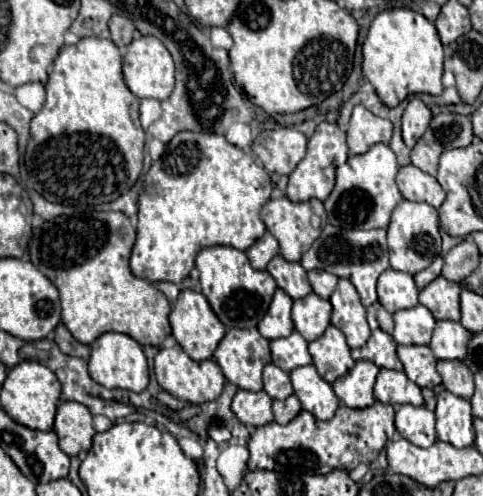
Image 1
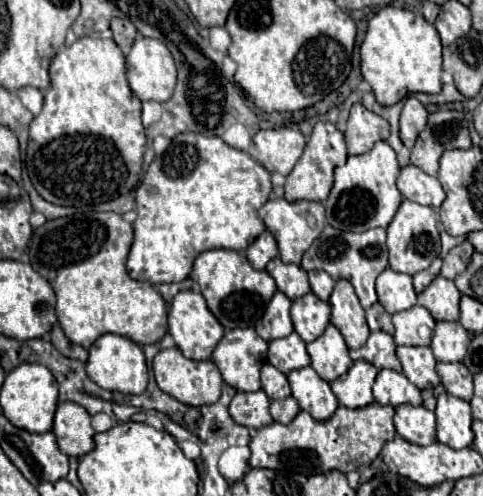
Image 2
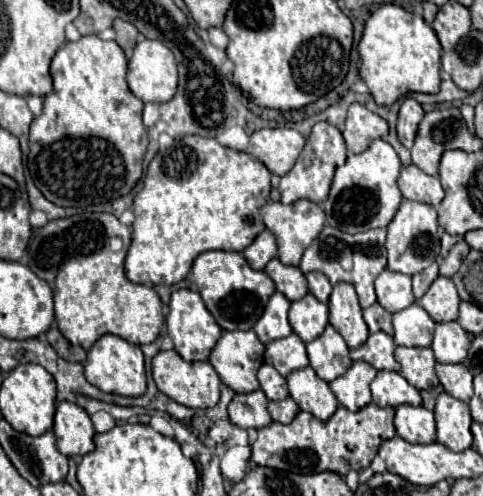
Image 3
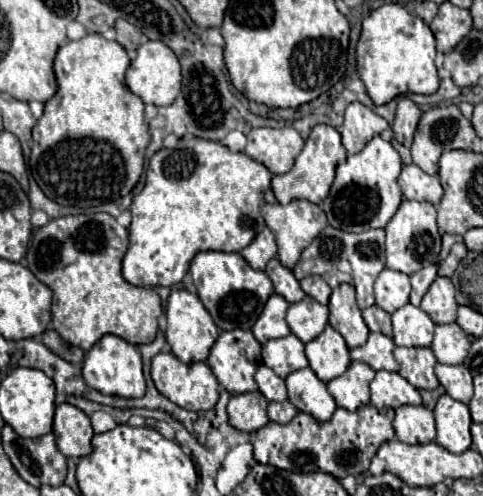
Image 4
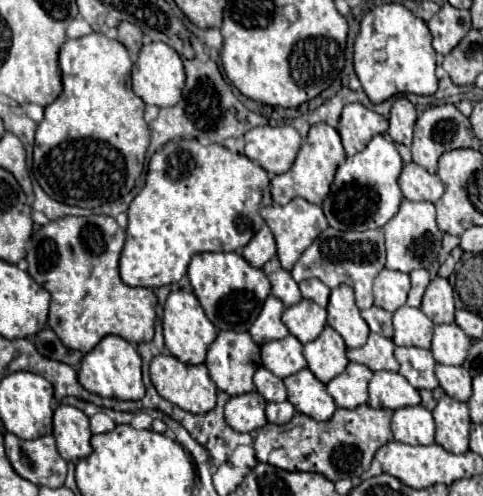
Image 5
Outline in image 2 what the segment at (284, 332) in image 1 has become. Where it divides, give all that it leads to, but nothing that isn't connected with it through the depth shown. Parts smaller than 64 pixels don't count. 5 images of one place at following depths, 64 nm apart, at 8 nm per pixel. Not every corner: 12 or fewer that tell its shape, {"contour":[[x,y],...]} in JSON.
{"contour":[[276,292],[256,324],[266,342],[292,334],[290,304]]}

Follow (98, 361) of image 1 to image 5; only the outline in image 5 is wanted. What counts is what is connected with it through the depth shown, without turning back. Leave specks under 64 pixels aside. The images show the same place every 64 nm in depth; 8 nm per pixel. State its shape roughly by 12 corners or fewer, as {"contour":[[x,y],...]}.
{"contour":[[104,336],[78,370],[80,384],[120,400],[140,400],[140,354]]}

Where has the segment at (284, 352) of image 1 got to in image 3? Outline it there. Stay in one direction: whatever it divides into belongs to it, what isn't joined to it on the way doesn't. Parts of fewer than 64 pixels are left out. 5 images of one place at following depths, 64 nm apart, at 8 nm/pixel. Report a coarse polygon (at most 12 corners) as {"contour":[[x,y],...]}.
{"contour":[[296,334],[272,340],[264,362],[282,376],[308,366],[304,342]]}

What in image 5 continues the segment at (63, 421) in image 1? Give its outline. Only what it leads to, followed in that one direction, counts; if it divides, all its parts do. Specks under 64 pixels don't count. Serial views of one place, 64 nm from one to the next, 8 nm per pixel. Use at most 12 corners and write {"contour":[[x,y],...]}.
{"contour":[[54,410],[54,438],[64,460],[92,452],[88,416]]}

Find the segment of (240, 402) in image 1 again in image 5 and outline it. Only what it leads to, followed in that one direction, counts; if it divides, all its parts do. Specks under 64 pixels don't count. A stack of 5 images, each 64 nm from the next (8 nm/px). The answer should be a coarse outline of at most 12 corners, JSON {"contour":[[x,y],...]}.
{"contour":[[258,392],[232,396],[226,424],[254,432],[268,424]]}

